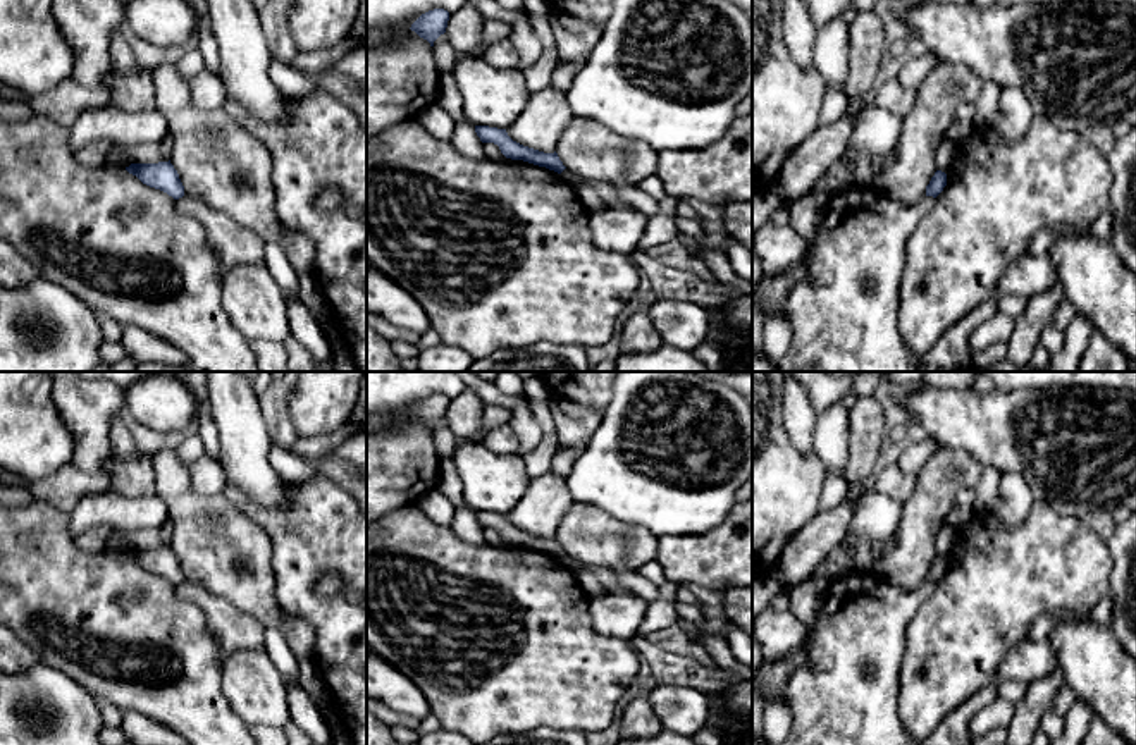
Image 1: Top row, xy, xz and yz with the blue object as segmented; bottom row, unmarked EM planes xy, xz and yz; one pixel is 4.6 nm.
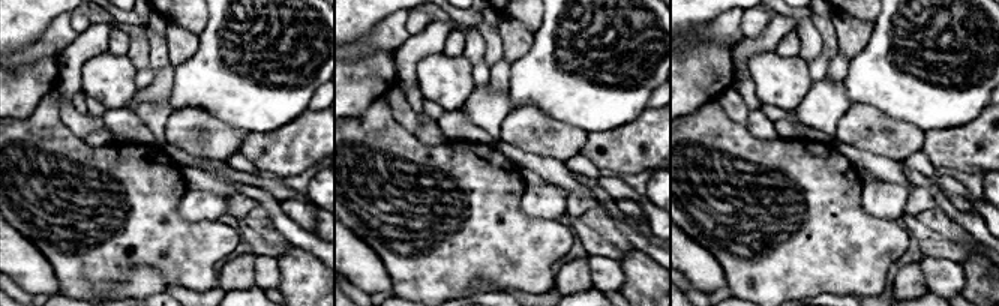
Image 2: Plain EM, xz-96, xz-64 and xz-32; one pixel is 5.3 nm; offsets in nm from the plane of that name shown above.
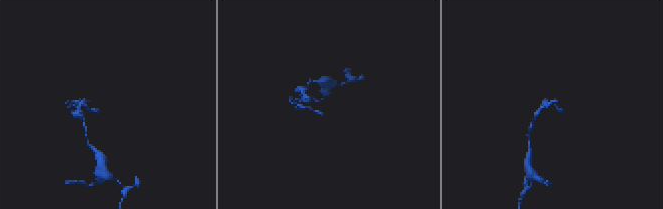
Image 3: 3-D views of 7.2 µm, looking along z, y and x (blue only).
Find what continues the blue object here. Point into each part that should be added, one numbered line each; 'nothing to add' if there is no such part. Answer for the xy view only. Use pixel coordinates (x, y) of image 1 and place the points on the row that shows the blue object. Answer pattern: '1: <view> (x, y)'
nothing to add

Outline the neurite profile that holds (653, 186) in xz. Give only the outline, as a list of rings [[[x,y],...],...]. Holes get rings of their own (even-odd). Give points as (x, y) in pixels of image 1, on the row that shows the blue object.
[[[651,175],[647,179],[644,179],[639,188],[649,194],[651,198],[654,198],[656,201],[663,201],[668,194],[663,188],[663,182],[656,177],[656,175]]]

